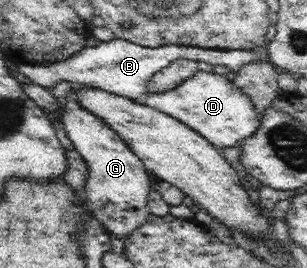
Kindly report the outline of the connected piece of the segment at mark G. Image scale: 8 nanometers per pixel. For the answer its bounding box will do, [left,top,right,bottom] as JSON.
[60,84,150,241]

